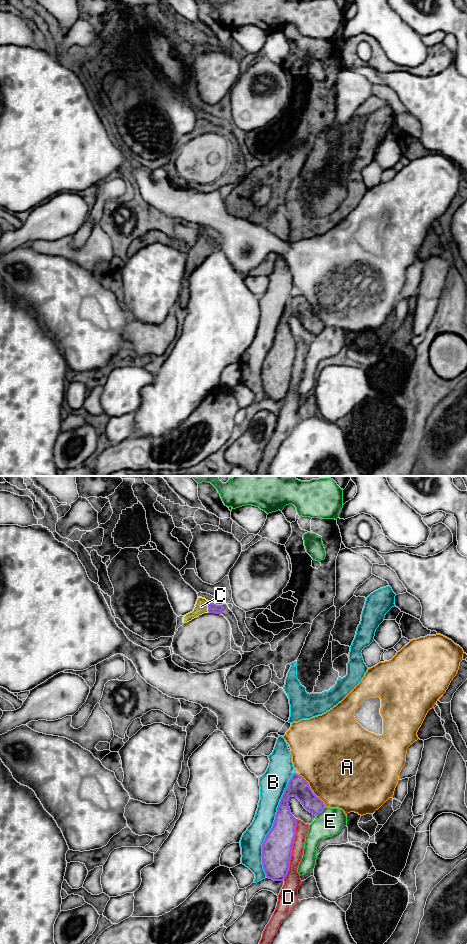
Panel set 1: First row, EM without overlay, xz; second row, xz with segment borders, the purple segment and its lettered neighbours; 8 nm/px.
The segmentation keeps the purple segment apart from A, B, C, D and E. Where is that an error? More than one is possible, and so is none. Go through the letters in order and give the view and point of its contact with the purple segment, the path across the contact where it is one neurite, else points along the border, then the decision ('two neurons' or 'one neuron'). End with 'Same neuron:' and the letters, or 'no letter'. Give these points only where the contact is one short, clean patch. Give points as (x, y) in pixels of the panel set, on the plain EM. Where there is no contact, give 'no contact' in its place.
A: meets purple in xz at (310, 308); two neurons
B: meets purple in xz at (273, 344); two neurons
C: meets purple in xz at (208, 126); runs through xz (212, 128), (208, 126), (201, 126); one neuron
D: meets purple in xz at (291, 369); two neurons
E: meets purple in xz at (320, 332); two neurons
Same neuron: C

